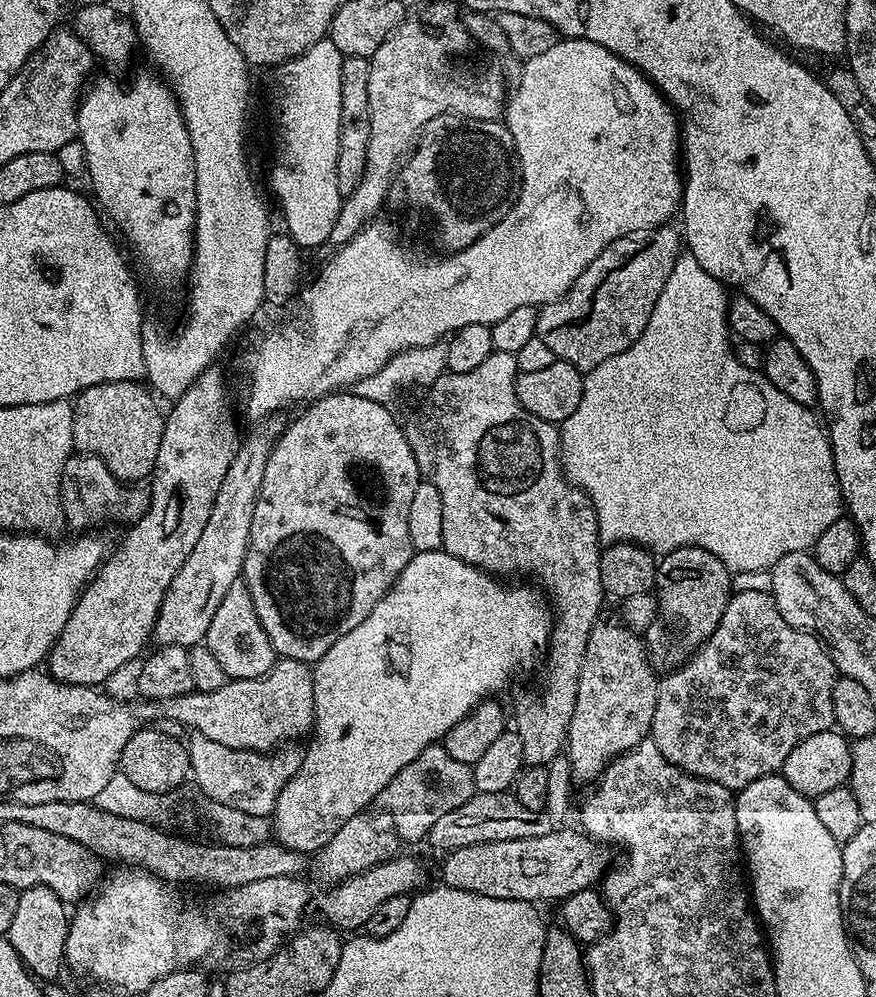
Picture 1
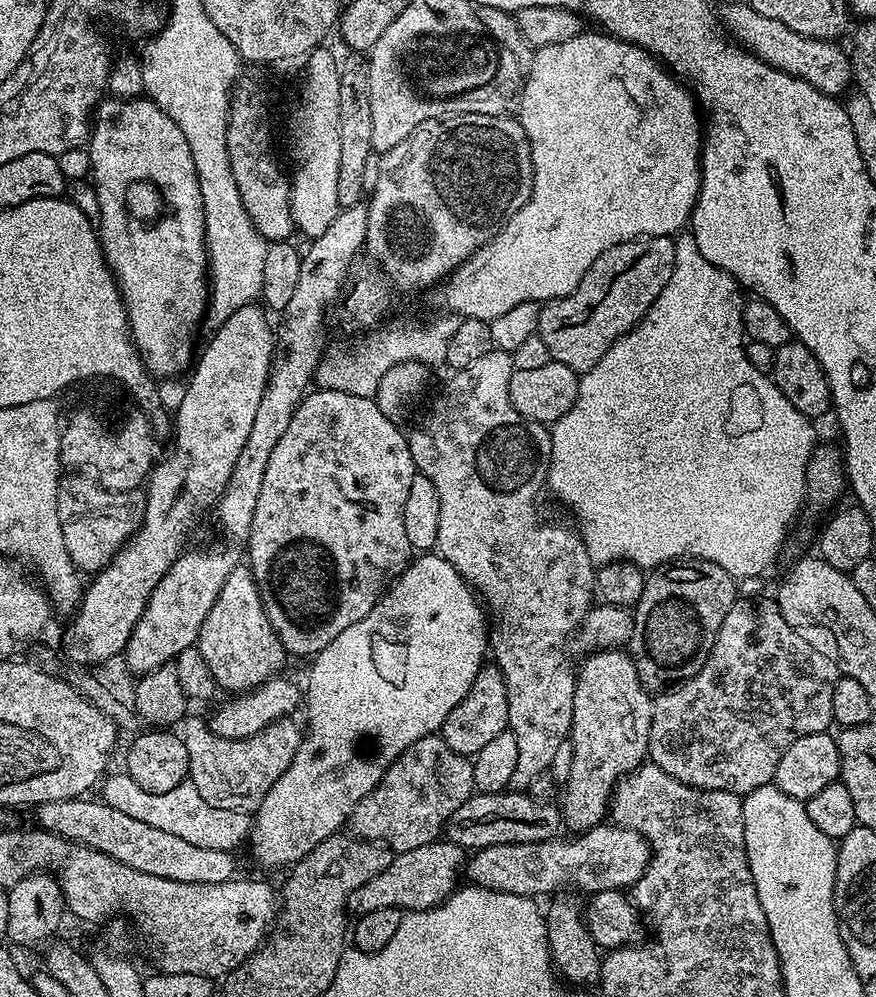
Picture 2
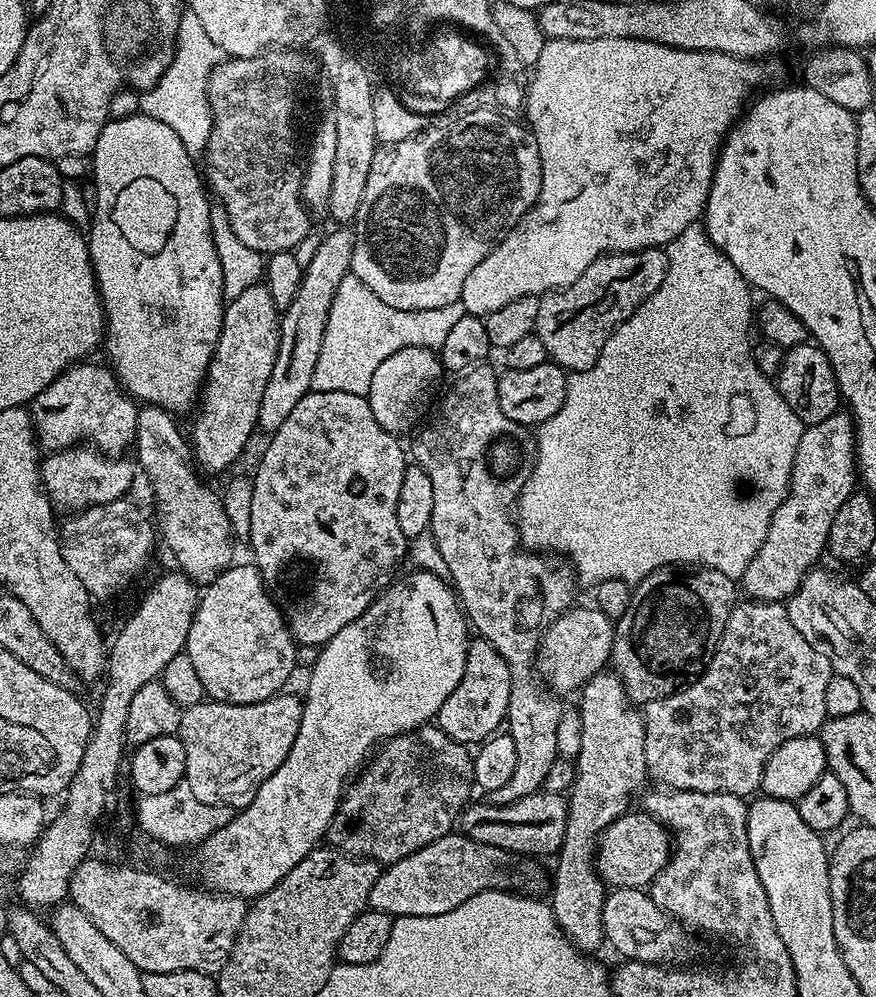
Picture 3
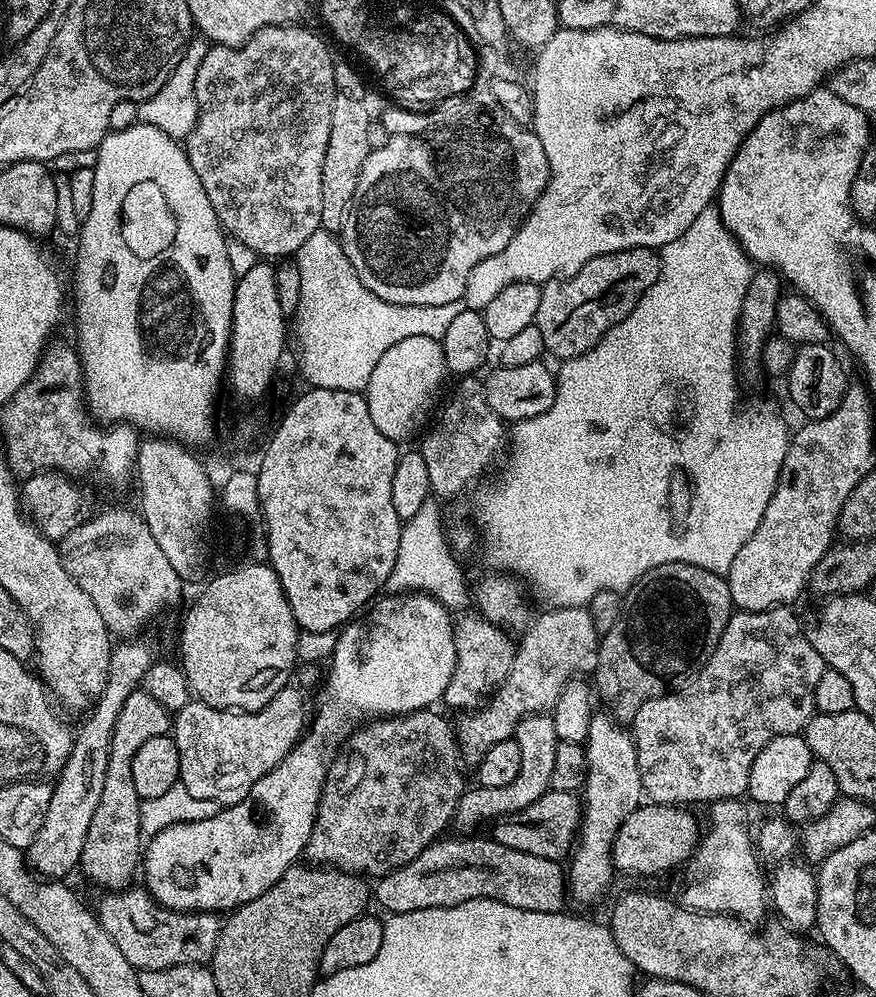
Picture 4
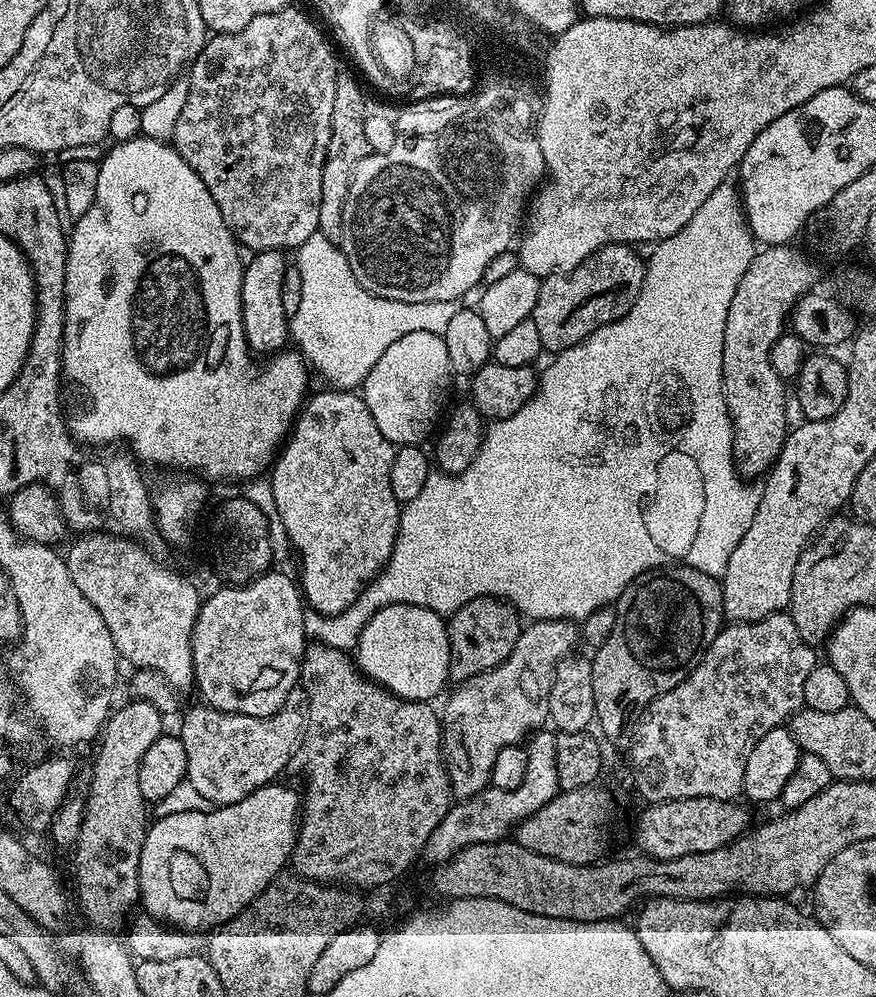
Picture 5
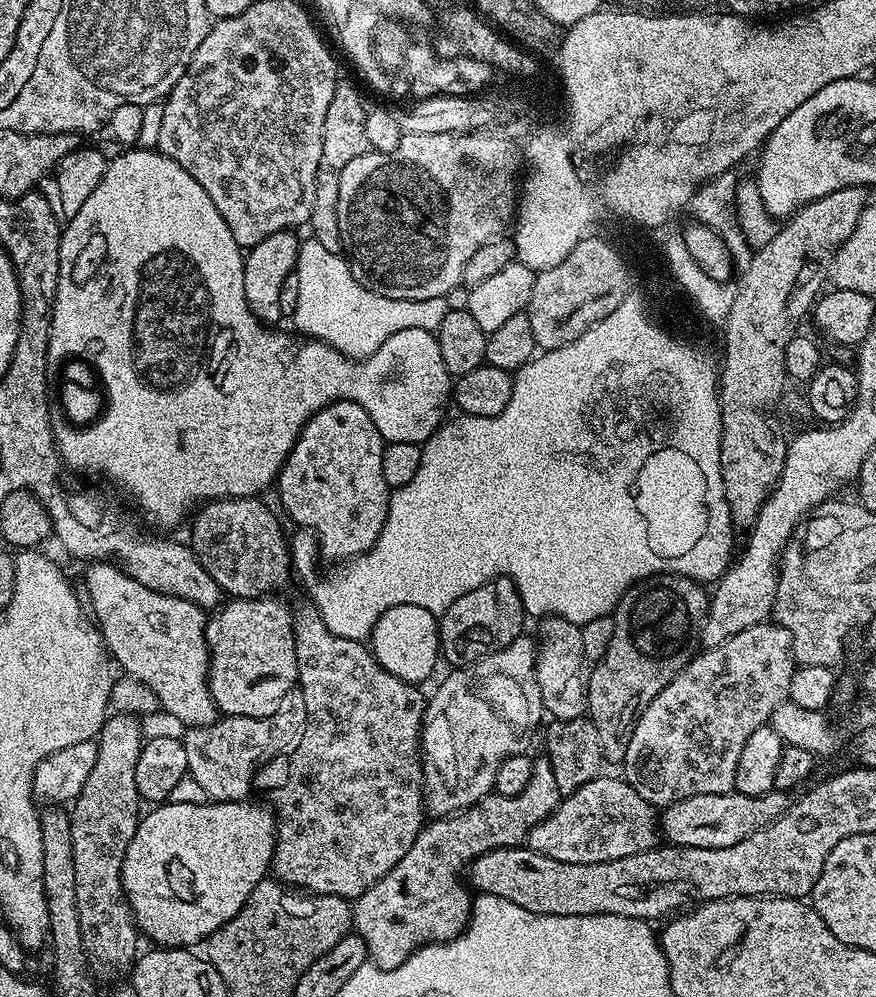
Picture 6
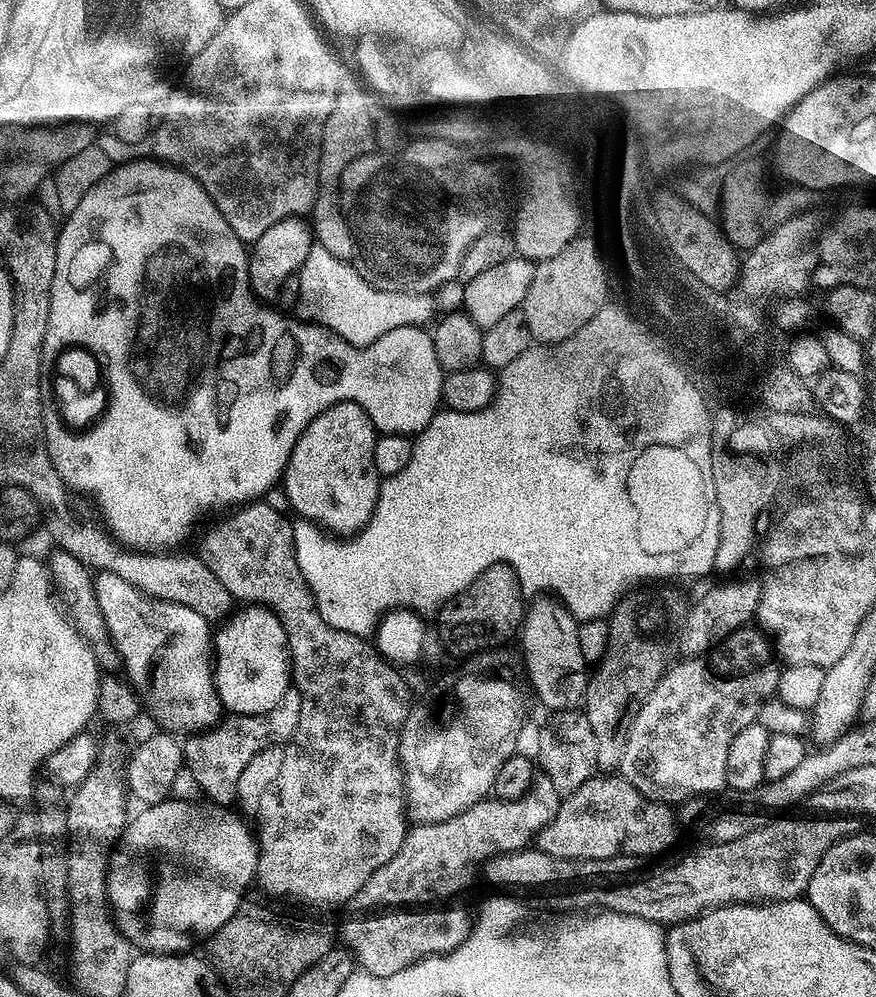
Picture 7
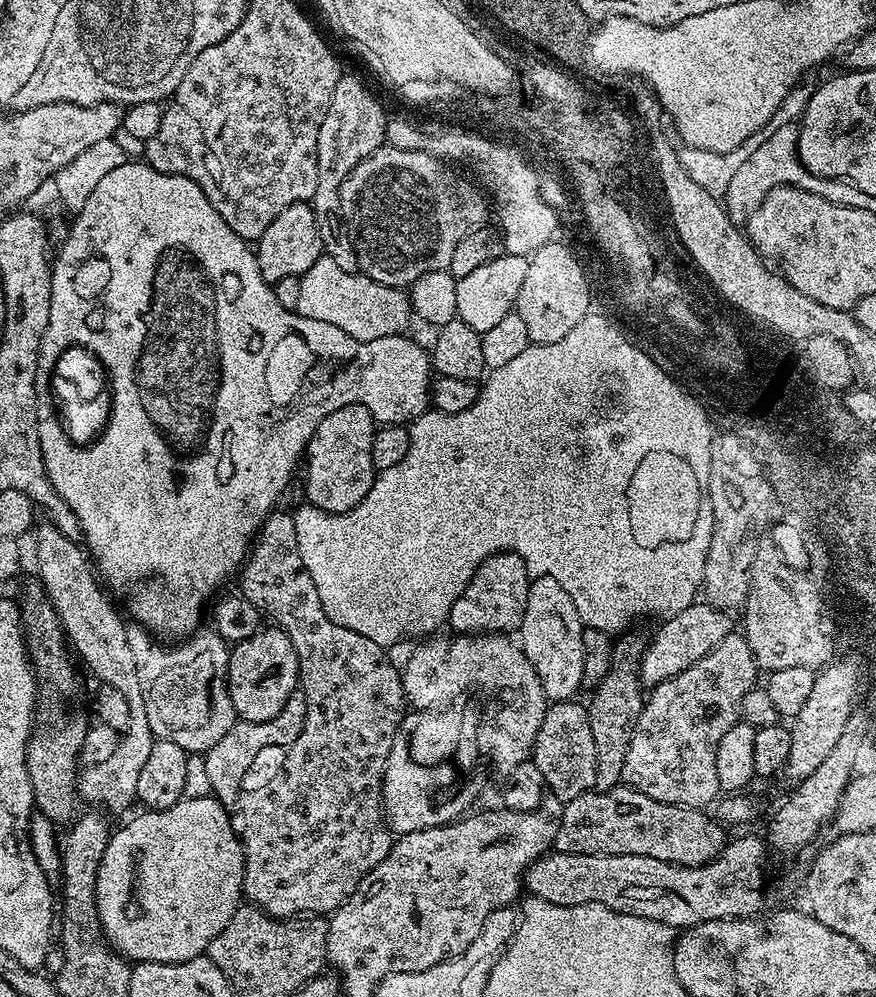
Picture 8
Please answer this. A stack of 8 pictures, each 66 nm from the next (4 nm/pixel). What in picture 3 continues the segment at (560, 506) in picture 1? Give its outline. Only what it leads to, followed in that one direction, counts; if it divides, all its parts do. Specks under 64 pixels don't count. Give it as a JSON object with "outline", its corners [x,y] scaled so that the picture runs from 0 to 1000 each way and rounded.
{"outline":[[[549,363],[517,380],[521,382],[508,395],[502,410],[492,414],[493,422],[491,417],[487,424],[474,434],[475,446],[468,449],[468,453],[475,456],[471,457],[473,463],[486,471],[491,484],[495,486],[495,516],[491,537],[500,556],[505,556],[510,581],[525,599],[525,609],[542,637],[559,644],[559,648],[564,648],[564,652],[568,652],[568,656],[573,656],[582,668],[584,691],[578,734],[587,740],[591,761],[587,777],[578,783],[578,788],[559,795],[561,805],[581,806],[618,793],[623,776],[628,776],[628,768],[632,768],[637,761],[637,724],[646,710],[639,707],[640,699],[629,689],[620,690],[612,683],[610,667],[614,662],[616,644],[621,641],[621,631],[654,609],[653,593],[660,590],[660,583],[653,568],[638,557],[618,556],[595,547],[587,511],[598,484],[607,477],[607,466],[612,464],[612,439],[606,428],[587,423],[573,415],[568,405],[568,377],[557,367]]]}

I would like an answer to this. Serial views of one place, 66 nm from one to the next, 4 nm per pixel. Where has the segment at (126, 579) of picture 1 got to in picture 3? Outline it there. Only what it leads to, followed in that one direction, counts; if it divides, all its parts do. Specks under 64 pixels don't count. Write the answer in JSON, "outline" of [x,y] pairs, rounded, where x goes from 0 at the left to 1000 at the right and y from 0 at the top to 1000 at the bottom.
{"outline":[[[300,283],[276,291],[276,295],[257,304],[251,338],[237,364],[237,375],[223,410],[224,422],[217,433],[223,464],[233,473],[258,472],[277,455],[288,432],[293,432],[295,407],[299,407],[299,395],[304,383],[308,383],[313,359],[317,359],[318,338],[320,314]]]}

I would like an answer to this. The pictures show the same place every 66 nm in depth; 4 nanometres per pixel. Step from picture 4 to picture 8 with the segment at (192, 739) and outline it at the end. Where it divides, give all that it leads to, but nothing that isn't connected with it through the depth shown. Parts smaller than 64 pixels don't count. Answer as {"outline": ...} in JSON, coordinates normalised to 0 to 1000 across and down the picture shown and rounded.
{"outline":[[[340,688],[331,696],[326,708],[322,708],[322,712],[313,716],[313,720],[304,724],[274,722],[263,732],[258,732],[258,737],[250,744],[244,744],[239,754],[232,755],[235,780],[240,780],[242,789],[241,797],[257,808],[268,807],[269,800],[276,793],[274,785],[277,784],[279,777],[287,772],[292,757],[305,750],[328,751],[329,747],[340,740],[340,736],[345,736],[345,728],[349,728],[349,700],[346,690]]]}

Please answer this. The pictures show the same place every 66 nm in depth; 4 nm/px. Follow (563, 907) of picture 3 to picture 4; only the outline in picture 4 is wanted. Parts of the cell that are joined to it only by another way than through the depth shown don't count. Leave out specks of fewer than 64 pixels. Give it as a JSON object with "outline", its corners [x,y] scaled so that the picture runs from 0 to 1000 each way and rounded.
{"outline":[[[677,717],[667,755],[671,775],[664,791],[662,834],[646,867],[646,891],[652,902],[654,899],[658,903],[680,903],[699,885],[701,841],[710,824],[715,824],[715,820],[719,820],[719,816],[731,809],[735,789],[728,776],[728,756],[720,733],[713,727],[703,725],[697,718]]]}

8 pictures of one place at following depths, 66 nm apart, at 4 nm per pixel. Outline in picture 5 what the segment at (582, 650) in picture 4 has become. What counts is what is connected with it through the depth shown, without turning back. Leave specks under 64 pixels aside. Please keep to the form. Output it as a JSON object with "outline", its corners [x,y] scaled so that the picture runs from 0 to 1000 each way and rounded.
{"outline":[[[613,622],[604,625],[602,629],[595,633],[591,644],[587,648],[582,660],[578,660],[578,664],[573,664],[570,668],[562,670],[558,674],[551,674],[549,678],[538,678],[534,682],[531,682],[524,688],[521,688],[521,691],[516,694],[516,699],[508,704],[507,710],[505,709],[507,761],[511,767],[511,777],[519,782],[519,785],[516,787],[517,799],[524,800],[525,802],[535,802],[537,799],[546,797],[547,794],[551,794],[554,790],[558,789],[562,781],[562,768],[558,764],[564,760],[568,760],[570,754],[578,748],[587,748],[588,746],[597,747],[604,736],[622,729],[623,723],[626,722],[626,697],[628,696],[628,688],[630,687],[630,677],[634,676],[635,669],[639,667],[639,663],[643,662],[644,659],[654,657],[656,650],[653,649],[656,648],[658,642],[660,646],[660,630],[652,622]]]}

